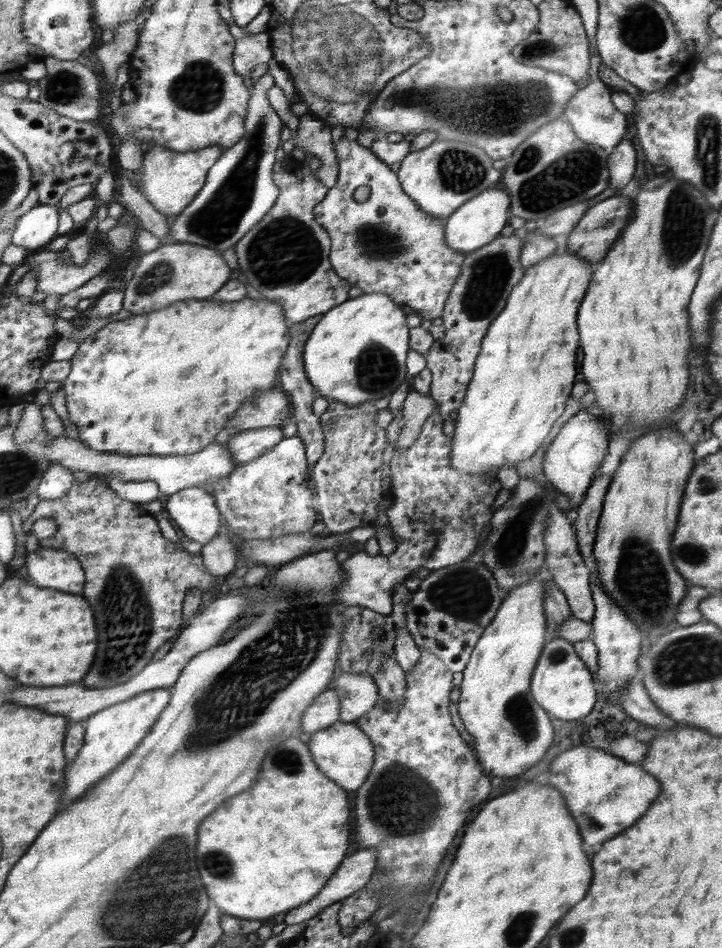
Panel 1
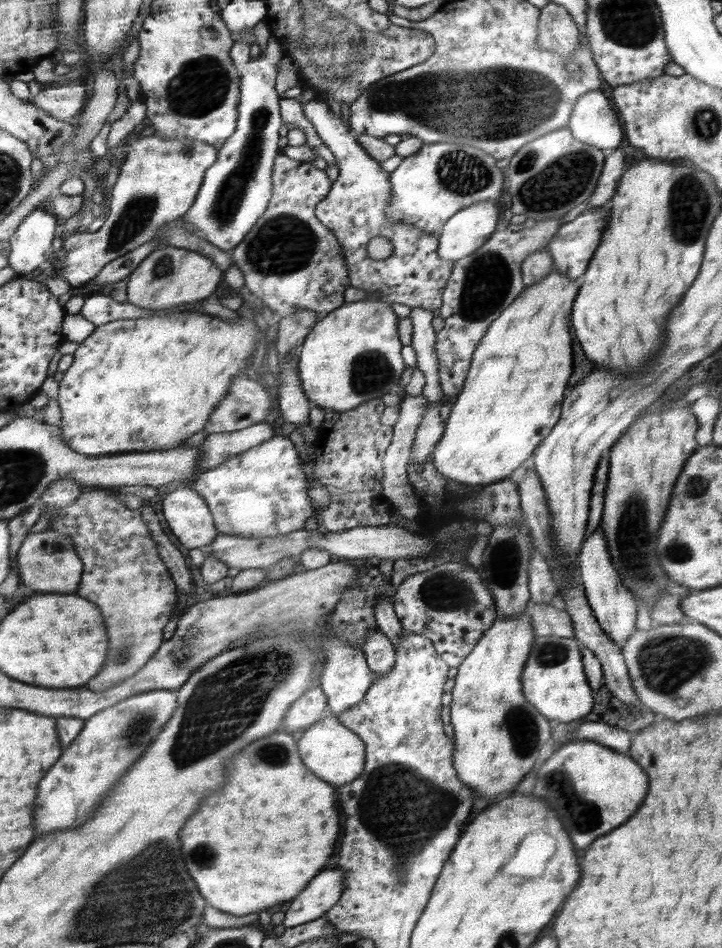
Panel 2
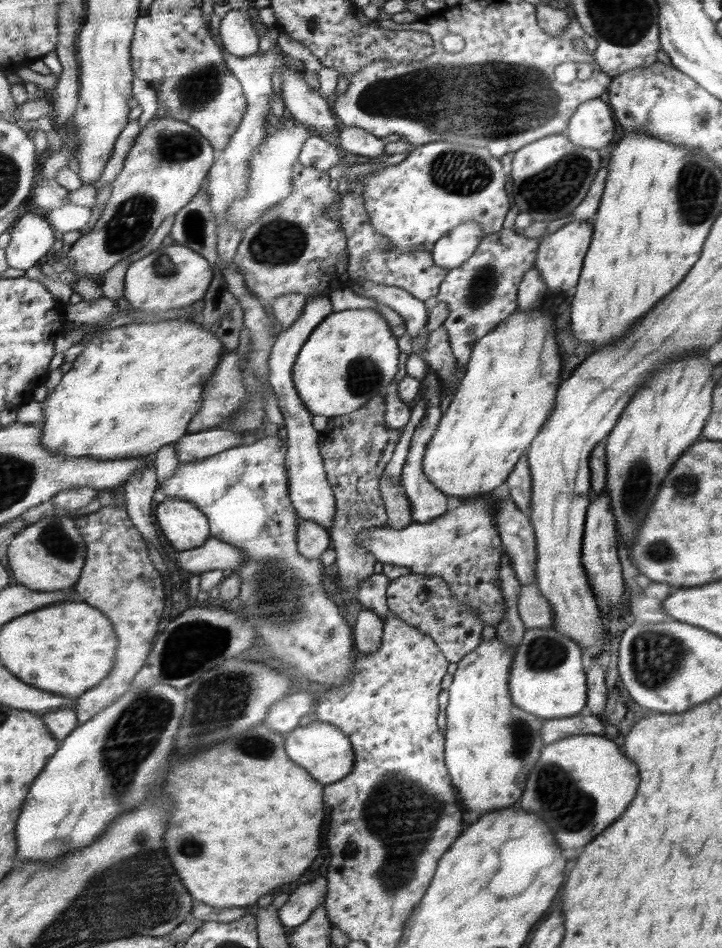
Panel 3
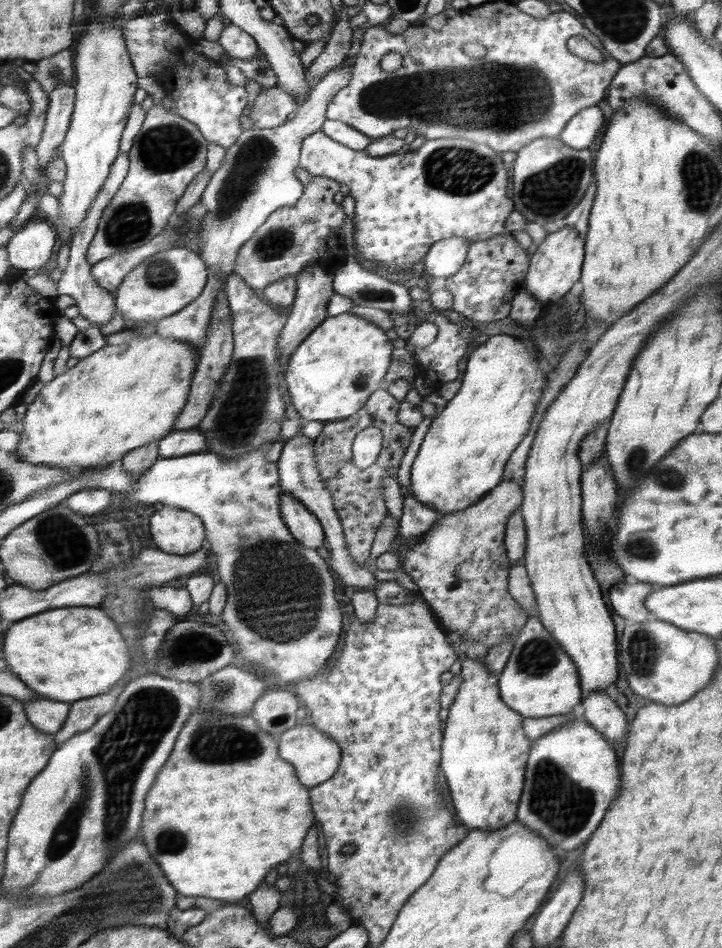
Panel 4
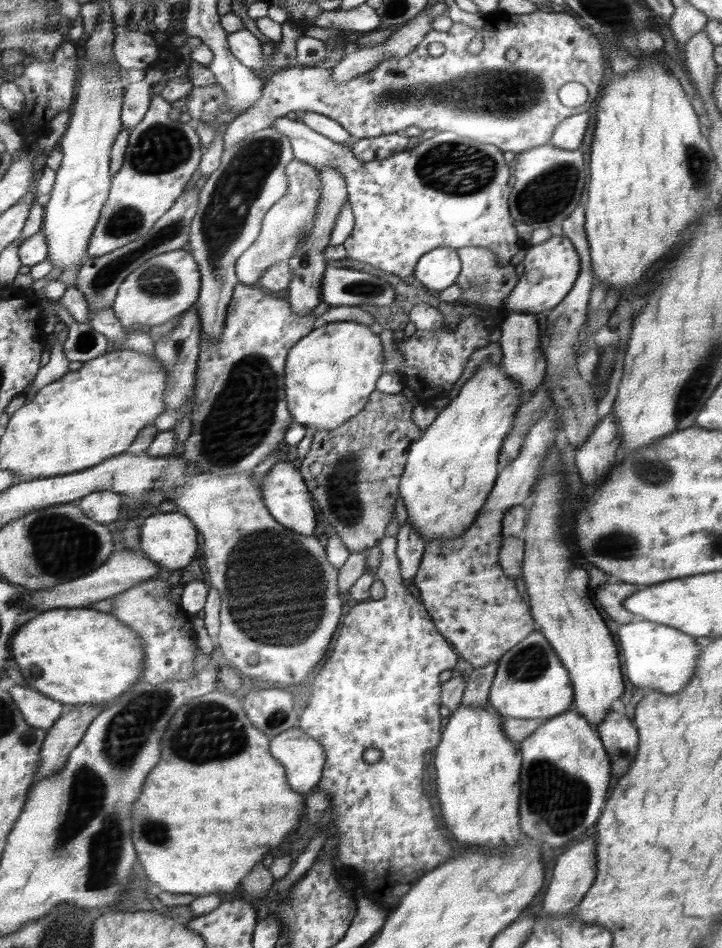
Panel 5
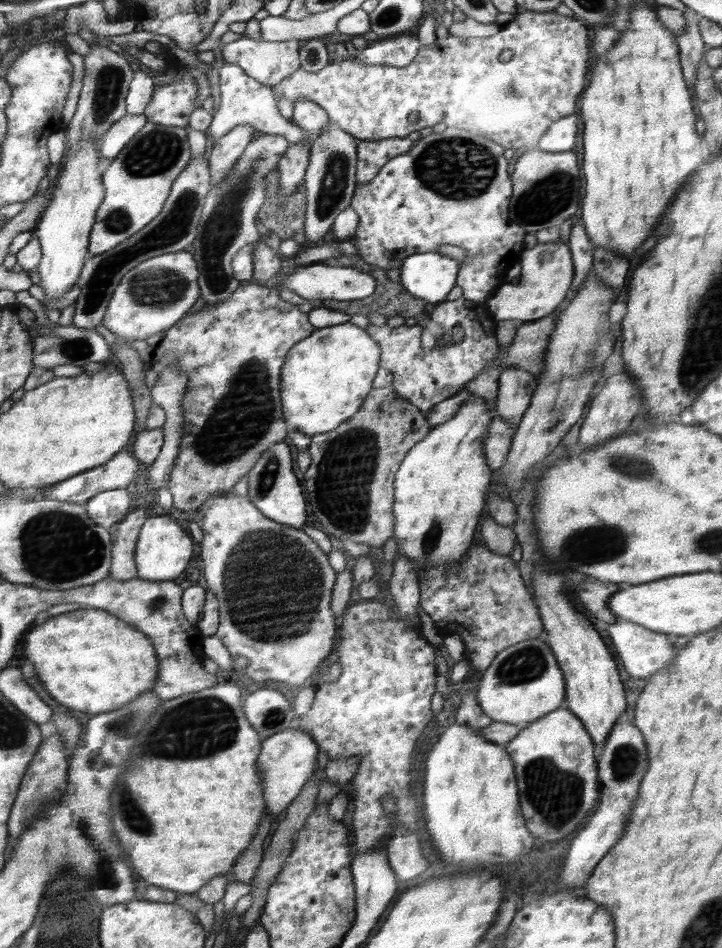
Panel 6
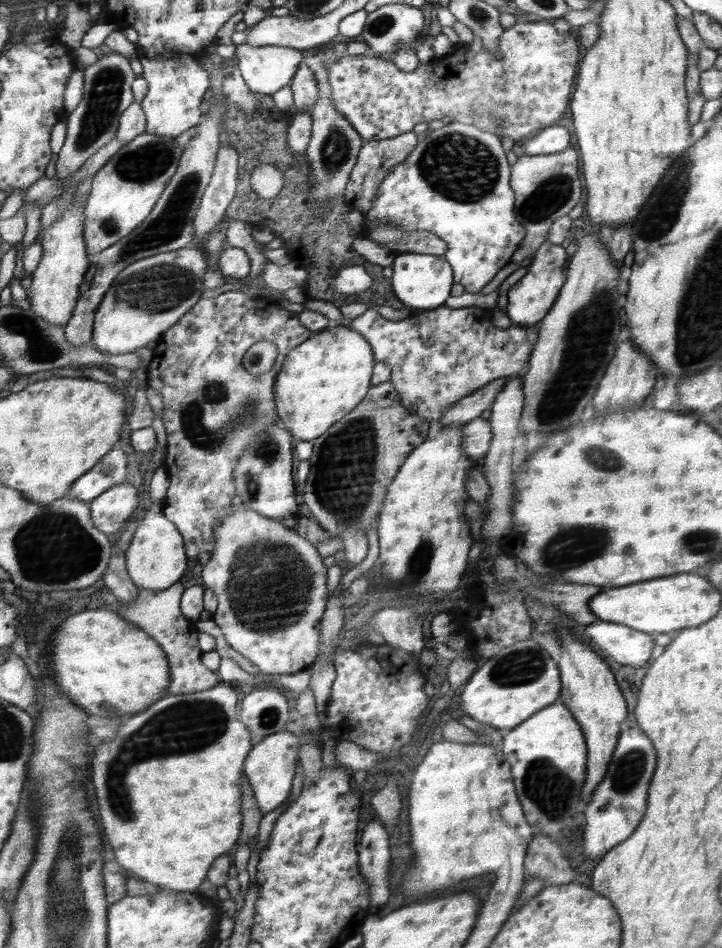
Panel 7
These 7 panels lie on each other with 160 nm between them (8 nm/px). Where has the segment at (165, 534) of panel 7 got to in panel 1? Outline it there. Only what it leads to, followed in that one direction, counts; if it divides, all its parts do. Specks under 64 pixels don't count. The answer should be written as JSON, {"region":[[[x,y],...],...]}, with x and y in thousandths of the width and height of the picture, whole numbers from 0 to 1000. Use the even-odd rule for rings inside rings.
{"region":[[[260,514],[234,523],[229,543],[247,553],[255,565],[283,576],[303,563],[306,541],[299,533],[287,514]]]}

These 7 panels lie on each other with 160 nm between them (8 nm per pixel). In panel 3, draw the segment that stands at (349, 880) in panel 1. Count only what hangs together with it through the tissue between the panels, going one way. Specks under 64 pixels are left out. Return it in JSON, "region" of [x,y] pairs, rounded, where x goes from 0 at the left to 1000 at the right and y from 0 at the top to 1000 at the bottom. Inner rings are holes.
{"region":[[[438,926],[429,932],[416,935],[393,956],[388,958],[386,969],[396,981],[407,980],[424,973],[432,962],[449,950],[453,942],[452,926]]]}

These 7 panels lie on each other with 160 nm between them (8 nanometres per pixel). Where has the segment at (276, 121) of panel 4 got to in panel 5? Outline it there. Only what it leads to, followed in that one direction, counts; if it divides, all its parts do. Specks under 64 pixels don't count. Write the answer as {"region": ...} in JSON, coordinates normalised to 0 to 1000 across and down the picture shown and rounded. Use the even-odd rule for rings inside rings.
{"region":[[[693,8],[670,16],[672,26],[663,34],[637,23],[627,23],[620,34],[596,31],[582,46],[561,60],[518,71],[482,86],[468,89],[461,84],[460,70],[407,70],[374,78],[367,81],[363,101],[314,131],[309,156],[317,157],[343,141],[374,135],[382,126],[396,123],[399,118],[421,117],[443,119],[470,129],[486,141],[485,153],[499,147],[558,140],[565,133],[579,133],[584,138],[598,135],[630,139],[647,147],[683,152],[697,159],[706,158],[715,162],[759,151],[781,126],[820,114],[834,95],[839,76],[837,53],[814,32],[803,30],[792,16],[778,9],[762,14],[744,9],[734,15],[713,16]],[[598,44],[615,47],[618,52],[612,58],[600,60],[593,56],[593,49]],[[706,51],[717,53],[719,59],[712,65],[701,62],[701,54]],[[785,86],[802,86],[813,93],[816,103],[812,111],[784,114],[776,108],[773,95]]]}

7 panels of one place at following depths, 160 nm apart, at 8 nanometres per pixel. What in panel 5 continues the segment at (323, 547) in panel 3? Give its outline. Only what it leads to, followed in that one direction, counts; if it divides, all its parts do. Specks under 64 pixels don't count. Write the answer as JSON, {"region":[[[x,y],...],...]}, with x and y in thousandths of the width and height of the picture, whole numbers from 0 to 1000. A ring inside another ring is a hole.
{"region":[[[385,486],[361,505],[361,522],[366,524],[368,536],[388,553],[395,554],[400,559],[429,565],[436,563],[435,534],[432,534],[428,514],[418,503],[404,488]]]}

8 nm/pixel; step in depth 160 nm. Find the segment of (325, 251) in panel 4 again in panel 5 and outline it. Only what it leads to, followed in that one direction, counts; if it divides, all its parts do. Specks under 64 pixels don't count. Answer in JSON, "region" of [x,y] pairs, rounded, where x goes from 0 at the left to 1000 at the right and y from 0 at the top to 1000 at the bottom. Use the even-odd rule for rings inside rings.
{"region":[[[410,165],[395,177],[395,181],[399,184],[400,200],[382,215],[374,218],[355,255],[328,274],[328,294],[335,300],[355,301],[374,281],[409,270],[416,253],[424,253],[431,246],[439,217],[445,211],[443,182],[434,174],[427,173],[422,169],[413,169]],[[416,245],[421,245],[420,250],[416,249]]]}

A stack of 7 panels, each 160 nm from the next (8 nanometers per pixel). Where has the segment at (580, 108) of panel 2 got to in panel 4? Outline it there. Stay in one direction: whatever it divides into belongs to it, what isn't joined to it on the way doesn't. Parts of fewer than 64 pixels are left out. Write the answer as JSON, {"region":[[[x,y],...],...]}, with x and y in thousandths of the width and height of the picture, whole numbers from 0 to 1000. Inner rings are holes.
{"region":[[[828,111],[810,114],[801,118],[792,126],[784,130],[783,137],[773,143],[781,152],[789,153],[789,156],[814,156],[828,146],[842,127],[835,115]]]}

